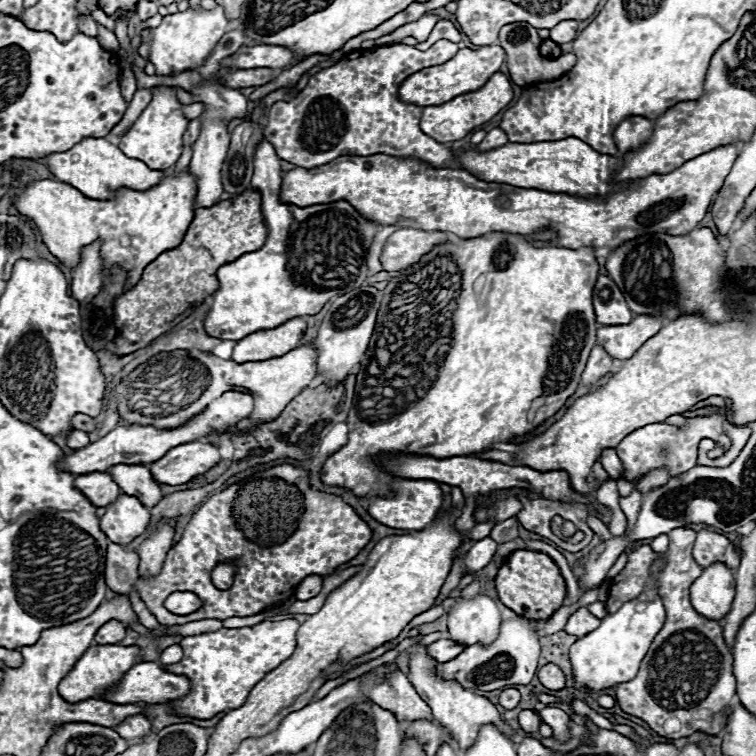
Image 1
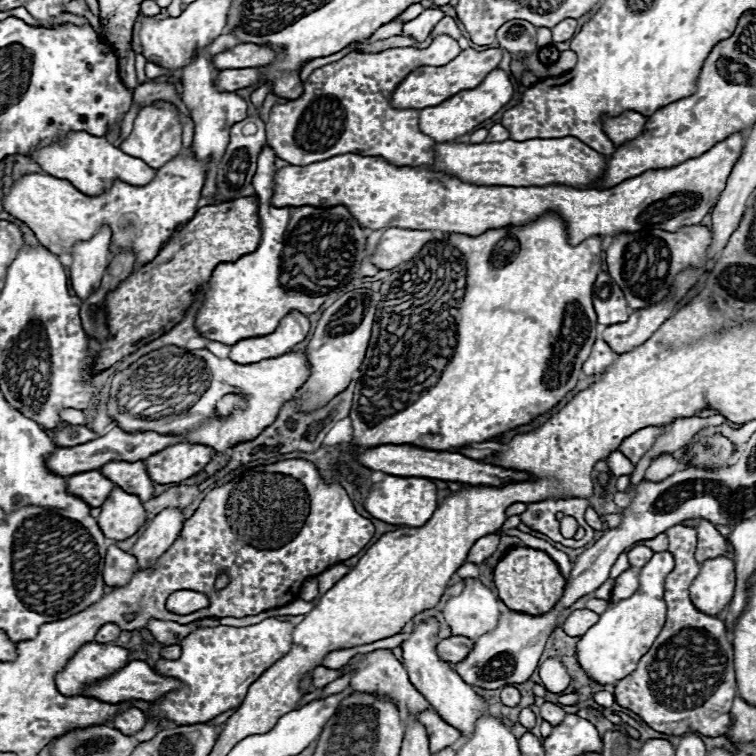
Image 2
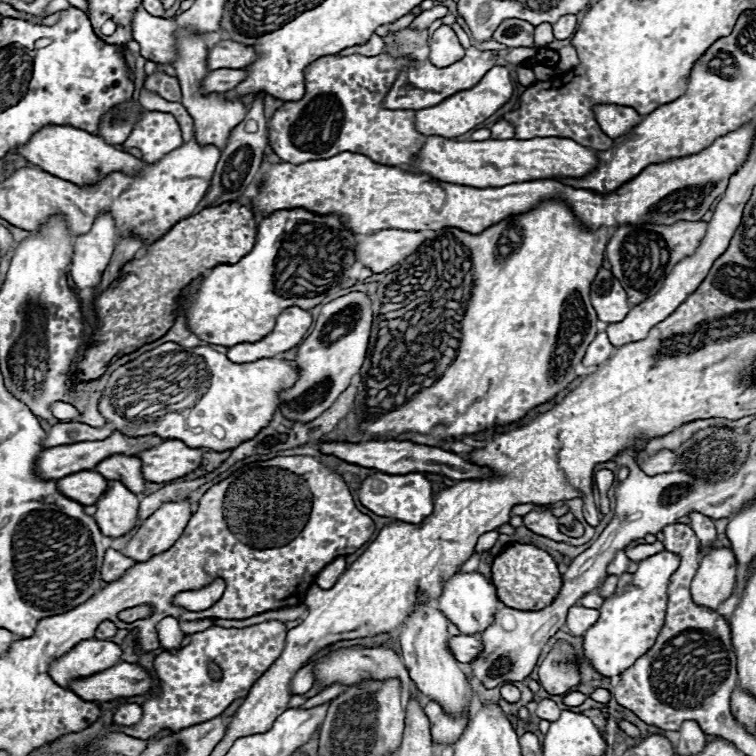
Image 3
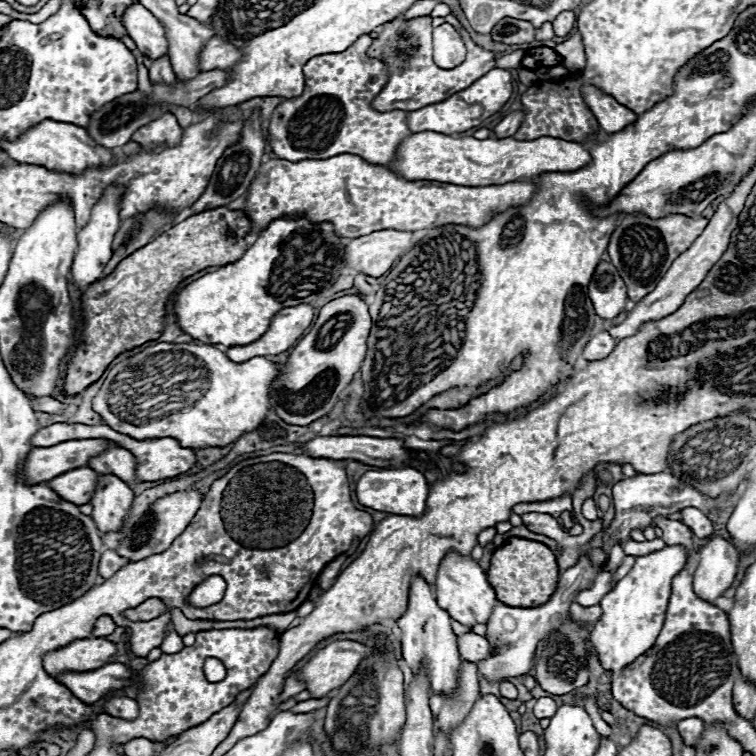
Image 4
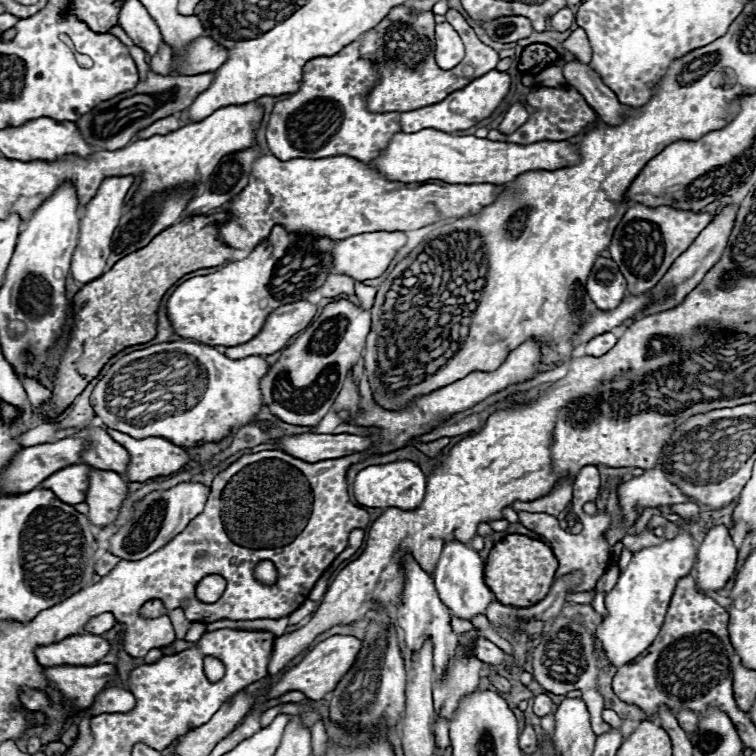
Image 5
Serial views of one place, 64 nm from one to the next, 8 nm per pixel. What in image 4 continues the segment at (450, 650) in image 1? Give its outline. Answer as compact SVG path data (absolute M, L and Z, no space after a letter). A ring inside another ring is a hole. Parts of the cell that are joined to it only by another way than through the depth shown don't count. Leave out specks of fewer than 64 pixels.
M468 632L458 636L458 652L460 658L466 662L480 662L482 658L488 658L492 654L492 646L486 642L484 636Z

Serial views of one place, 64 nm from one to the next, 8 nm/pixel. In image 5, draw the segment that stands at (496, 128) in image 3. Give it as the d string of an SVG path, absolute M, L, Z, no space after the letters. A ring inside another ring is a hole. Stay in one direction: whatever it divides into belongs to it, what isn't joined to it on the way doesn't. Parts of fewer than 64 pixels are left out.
M514 104L514 106L506 112L506 116L504 116L504 120L500 122L498 130L500 130L502 134L512 134L514 130L518 130L518 126L522 126L522 122L526 122L526 118L528 118L528 112L524 110L524 106L522 106L522 104Z

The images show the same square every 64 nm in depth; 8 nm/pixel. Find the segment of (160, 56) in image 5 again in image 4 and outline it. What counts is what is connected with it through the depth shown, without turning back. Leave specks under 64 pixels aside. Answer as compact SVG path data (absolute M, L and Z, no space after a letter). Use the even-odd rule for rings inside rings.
M166 56L154 60L154 64L150 68L150 82L152 84L176 84L176 76L174 76L170 60Z

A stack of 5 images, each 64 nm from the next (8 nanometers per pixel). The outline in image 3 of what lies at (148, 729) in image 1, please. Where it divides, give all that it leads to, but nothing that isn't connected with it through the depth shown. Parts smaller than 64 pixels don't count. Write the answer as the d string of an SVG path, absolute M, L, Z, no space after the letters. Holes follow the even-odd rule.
M118 704L114 710L114 722L118 726L134 726L142 720L142 708L138 704Z

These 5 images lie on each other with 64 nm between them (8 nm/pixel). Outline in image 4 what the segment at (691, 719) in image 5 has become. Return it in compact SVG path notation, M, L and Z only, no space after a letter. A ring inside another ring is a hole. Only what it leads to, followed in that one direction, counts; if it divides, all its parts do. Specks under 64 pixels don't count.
M684 718L682 722L678 722L678 734L682 736L682 742L686 746L696 748L702 732L704 732L704 722L698 718Z

